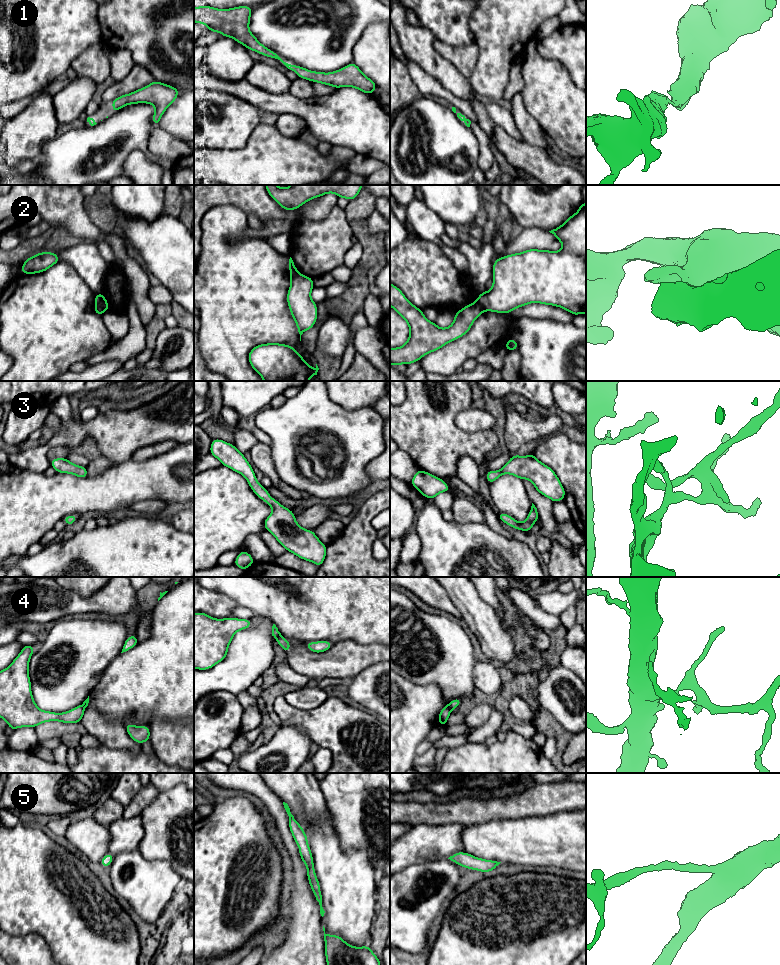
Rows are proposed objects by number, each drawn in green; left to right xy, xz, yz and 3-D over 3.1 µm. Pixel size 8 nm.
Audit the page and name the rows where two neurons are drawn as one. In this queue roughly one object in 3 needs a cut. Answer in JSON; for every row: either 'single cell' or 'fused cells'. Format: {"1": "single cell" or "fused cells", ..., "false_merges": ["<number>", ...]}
{"1": "single cell", "2": "fused cells", "3": "single cell", "4": "fused cells", "5": "single cell", "false_merges": ["2", "4"]}

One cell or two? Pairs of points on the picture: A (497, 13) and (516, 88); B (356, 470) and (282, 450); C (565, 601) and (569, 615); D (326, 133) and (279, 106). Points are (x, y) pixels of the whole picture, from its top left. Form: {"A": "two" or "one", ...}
{"A": "two", "B": "one", "C": "two", "D": "one"}

